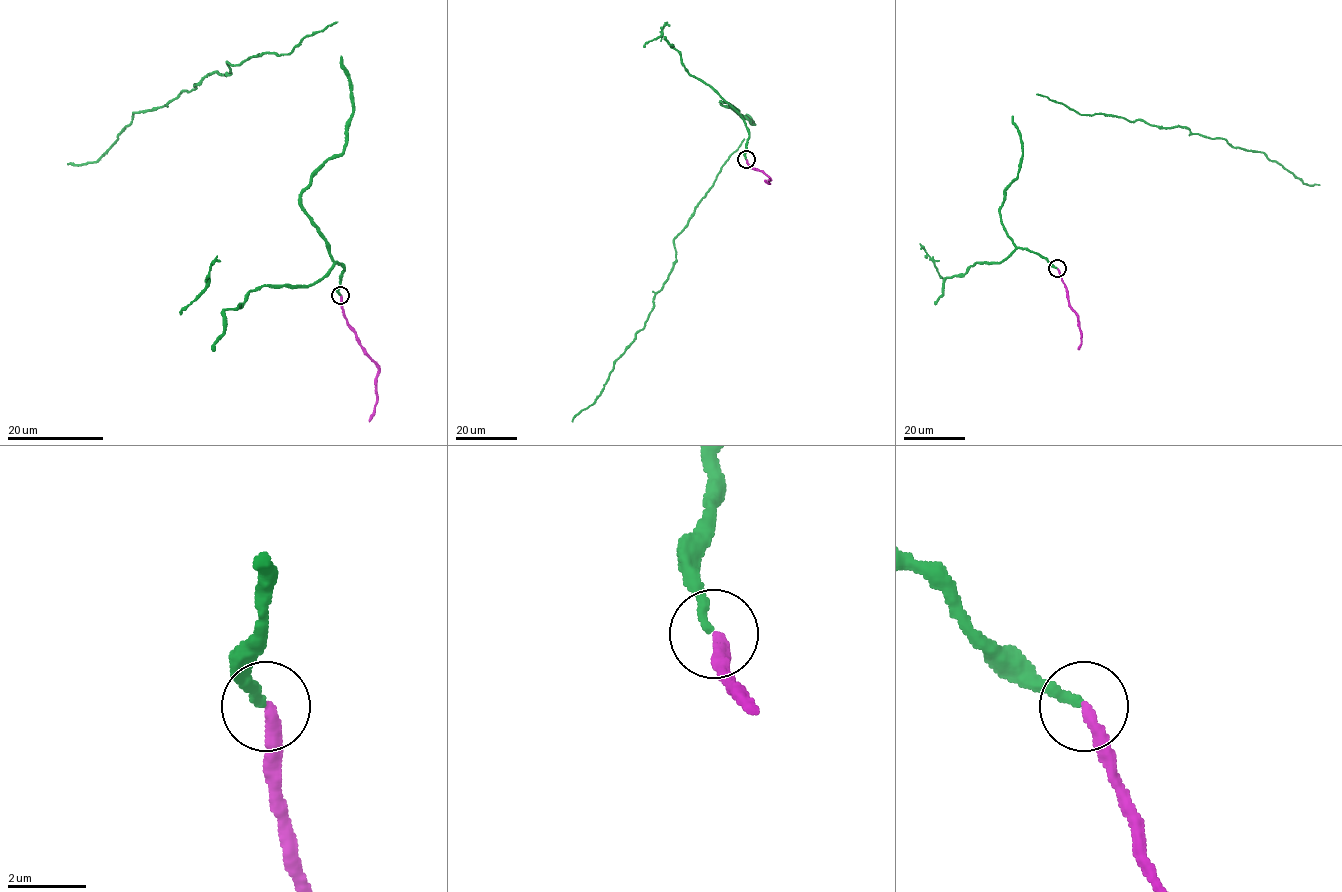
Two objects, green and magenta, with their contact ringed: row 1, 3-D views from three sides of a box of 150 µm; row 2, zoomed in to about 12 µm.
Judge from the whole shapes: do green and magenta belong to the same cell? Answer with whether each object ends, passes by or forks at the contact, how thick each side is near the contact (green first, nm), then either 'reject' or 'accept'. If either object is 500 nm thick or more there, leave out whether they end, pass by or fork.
green ends there; magenta ends there; 240 nm thick on the green side, 300 nm on the other; accept

